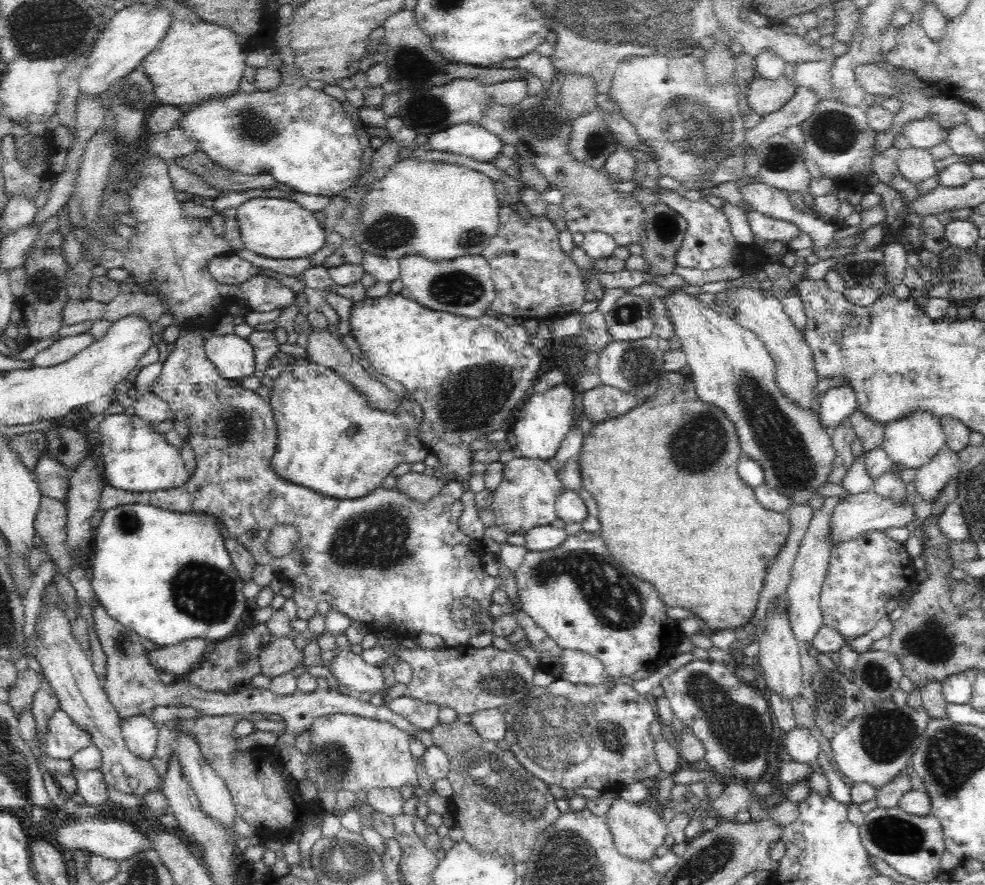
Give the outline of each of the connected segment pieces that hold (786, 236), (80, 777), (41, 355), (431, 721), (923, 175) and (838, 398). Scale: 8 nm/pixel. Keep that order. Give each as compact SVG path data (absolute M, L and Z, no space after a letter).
M741 208L741 210L746 214L752 233L760 240L792 242L792 238L796 238L798 232L802 234L803 230L791 221L775 220L753 209Z
M73 764L72 770L73 776L76 778L78 792L84 797L86 804L100 806L107 803L110 786L104 780L101 767L84 771Z
M91 331L63 337L38 352L32 362L30 362L30 366L32 368L58 366L77 356L79 352L82 352L84 348L88 348L88 345L91 345L94 341Z
M408 694L400 696L400 698L394 698L388 708L392 713L400 715L420 730L434 728L438 723L438 713L441 709L436 704L415 700L409 697Z
M904 148L900 150L897 167L900 174L910 183L922 182L936 174L934 158L929 150L920 148Z
M848 384L829 388L819 397L817 418L821 426L832 432L857 410L856 393Z

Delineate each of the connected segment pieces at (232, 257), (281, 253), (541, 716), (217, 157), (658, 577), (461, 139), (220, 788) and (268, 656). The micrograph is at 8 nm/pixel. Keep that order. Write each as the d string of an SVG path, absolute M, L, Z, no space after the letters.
M224 254L208 262L208 270L219 283L236 286L260 274L260 267L240 258L236 254Z
M257 197L245 201L237 208L235 217L240 227L244 247L269 259L308 258L318 252L326 242L324 228L314 213L296 201L288 199Z
M556 679L548 686L533 686L523 700L510 706L504 714L506 740L516 759L529 774L548 784L556 784L567 791L592 787L596 790L612 790L644 778L661 777L662 771L654 753L655 743L649 727L657 723L657 714L651 697L634 691L632 685L608 679L602 684L572 684Z
M280 84L276 89L267 92L234 93L234 96L214 97L213 100L200 102L186 112L186 106L178 106L183 116L176 128L181 128L189 140L197 144L199 152L208 156L214 164L229 171L242 172L245 175L270 175L276 182L288 186L304 194L333 197L350 188L356 176L360 174L361 158L360 136L354 126L354 120L345 112L341 102L328 96L321 90L313 90L308 86L292 88Z
M665 371L660 377L659 387L651 397L641 402L636 408L622 416L610 419L602 424L594 424L591 432L583 437L579 465L581 466L581 488L590 492L597 505L597 518L601 524L598 532L607 544L607 549L621 565L632 575L653 585L658 590L665 607L679 607L698 615L700 620L714 632L726 629L740 630L744 624L752 620L758 608L760 592L764 588L768 569L774 564L776 556L784 546L789 535L791 524L785 512L777 512L764 508L754 495L754 489L746 485L737 471L738 459L741 455L740 439L732 420L718 407L705 403L698 398L695 384L682 372Z
M456 124L428 136L432 151L450 152L479 162L492 162L501 154L504 142L481 125Z
M180 733L179 738L173 746L175 747L176 755L178 755L178 760L182 765L182 773L184 773L190 788L198 797L203 811L214 820L218 820L220 824L227 825L227 828L234 831L234 820L236 820L238 814L235 804L233 803L233 796L230 794L224 780L216 775L216 771L214 771L206 759L202 757L195 736L193 734Z
M271 636L264 648L260 650L260 674L271 679L290 672L298 664L302 664L304 653L295 646L294 638L278 638Z

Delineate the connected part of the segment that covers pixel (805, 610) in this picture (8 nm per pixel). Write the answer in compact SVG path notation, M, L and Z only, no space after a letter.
M844 497L825 498L822 507L813 511L813 515L804 533L804 538L800 541L798 556L793 564L791 580L787 587L788 601L790 601L789 622L796 636L796 639L804 645L812 643L814 636L823 626L822 611L819 608L819 597L821 589L829 568L830 550L830 516L834 506L844 500Z

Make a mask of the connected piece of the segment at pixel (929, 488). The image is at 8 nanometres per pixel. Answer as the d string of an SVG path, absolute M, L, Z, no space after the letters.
M944 443L932 460L916 471L915 487L918 496L931 503L952 475L958 472L957 466L958 453L952 451L948 443Z

